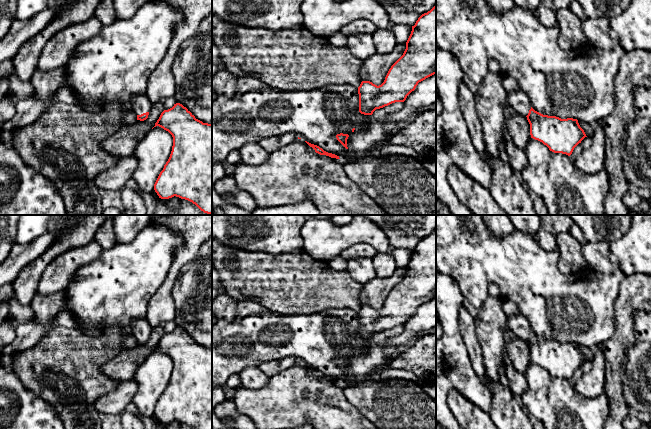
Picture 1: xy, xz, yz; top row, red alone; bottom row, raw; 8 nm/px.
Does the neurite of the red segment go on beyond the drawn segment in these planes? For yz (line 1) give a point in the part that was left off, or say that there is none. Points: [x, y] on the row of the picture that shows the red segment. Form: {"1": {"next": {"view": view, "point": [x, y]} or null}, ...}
{"1": {"next": {"view": "yz", "point": [518, 100]}}}

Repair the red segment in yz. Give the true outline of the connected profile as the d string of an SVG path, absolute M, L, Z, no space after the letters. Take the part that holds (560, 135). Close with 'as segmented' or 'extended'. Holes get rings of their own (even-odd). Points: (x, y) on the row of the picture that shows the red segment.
M521 89L507 93L507 104L527 118L531 138L542 142L554 153L570 156L574 148L587 137L577 119L561 119L535 111L529 96Z | extended

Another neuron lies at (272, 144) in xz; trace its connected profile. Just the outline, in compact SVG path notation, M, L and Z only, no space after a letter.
M285 133L281 136L273 136L270 138L265 138L259 141L261 145L268 153L273 153L281 148L284 148L298 139L298 136L294 133Z

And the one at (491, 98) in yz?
M488 71L475 93L475 108L482 124L486 153L491 158L500 158L499 142L503 140L503 124L507 92L502 81L502 72Z

